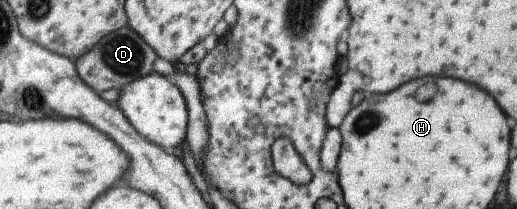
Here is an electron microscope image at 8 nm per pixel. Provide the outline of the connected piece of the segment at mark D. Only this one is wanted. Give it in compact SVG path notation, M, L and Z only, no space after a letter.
M127 25L102 37L98 43L96 43L96 47L92 47L73 61L80 81L86 87L90 87L92 91L99 94L107 89L120 89L126 83L130 83L132 79L153 71L152 61L154 61L156 53L140 39L140 35L136 35Z

